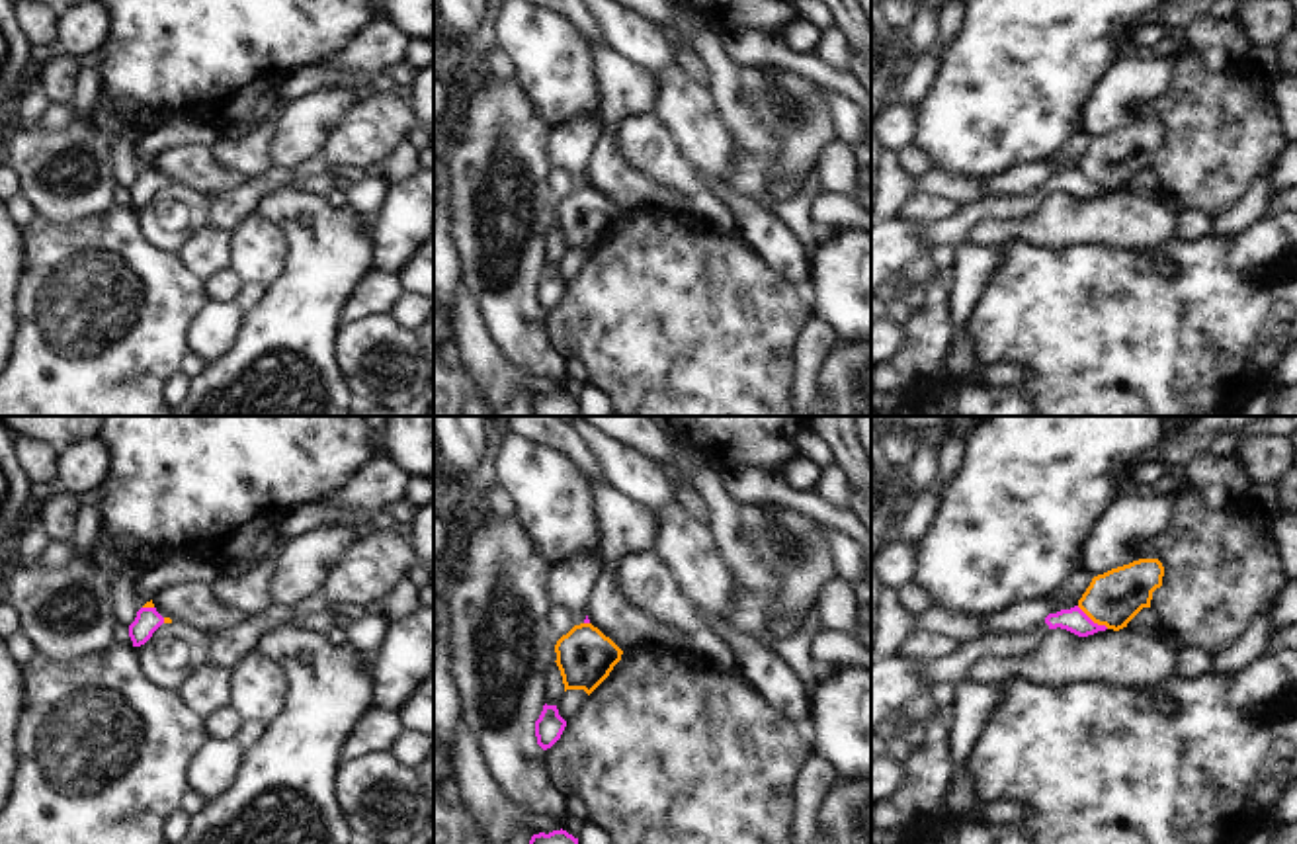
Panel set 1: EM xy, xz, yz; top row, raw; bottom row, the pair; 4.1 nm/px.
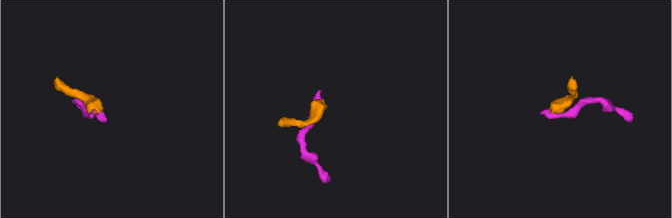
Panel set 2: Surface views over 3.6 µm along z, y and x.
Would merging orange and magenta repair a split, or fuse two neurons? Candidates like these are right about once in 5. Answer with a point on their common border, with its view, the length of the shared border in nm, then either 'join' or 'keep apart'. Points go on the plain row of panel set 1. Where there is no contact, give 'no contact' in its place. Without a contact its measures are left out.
yz (1092, 182) | 160 nm | keep apart

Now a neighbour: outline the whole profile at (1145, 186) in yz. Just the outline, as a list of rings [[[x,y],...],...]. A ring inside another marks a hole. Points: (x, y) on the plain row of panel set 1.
[[[1143,170],[1125,190],[1141,199],[1160,197],[1160,184],[1152,170]]]

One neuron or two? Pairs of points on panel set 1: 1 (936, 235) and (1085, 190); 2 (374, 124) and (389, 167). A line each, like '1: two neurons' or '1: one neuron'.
1: one neuron
2: two neurons

